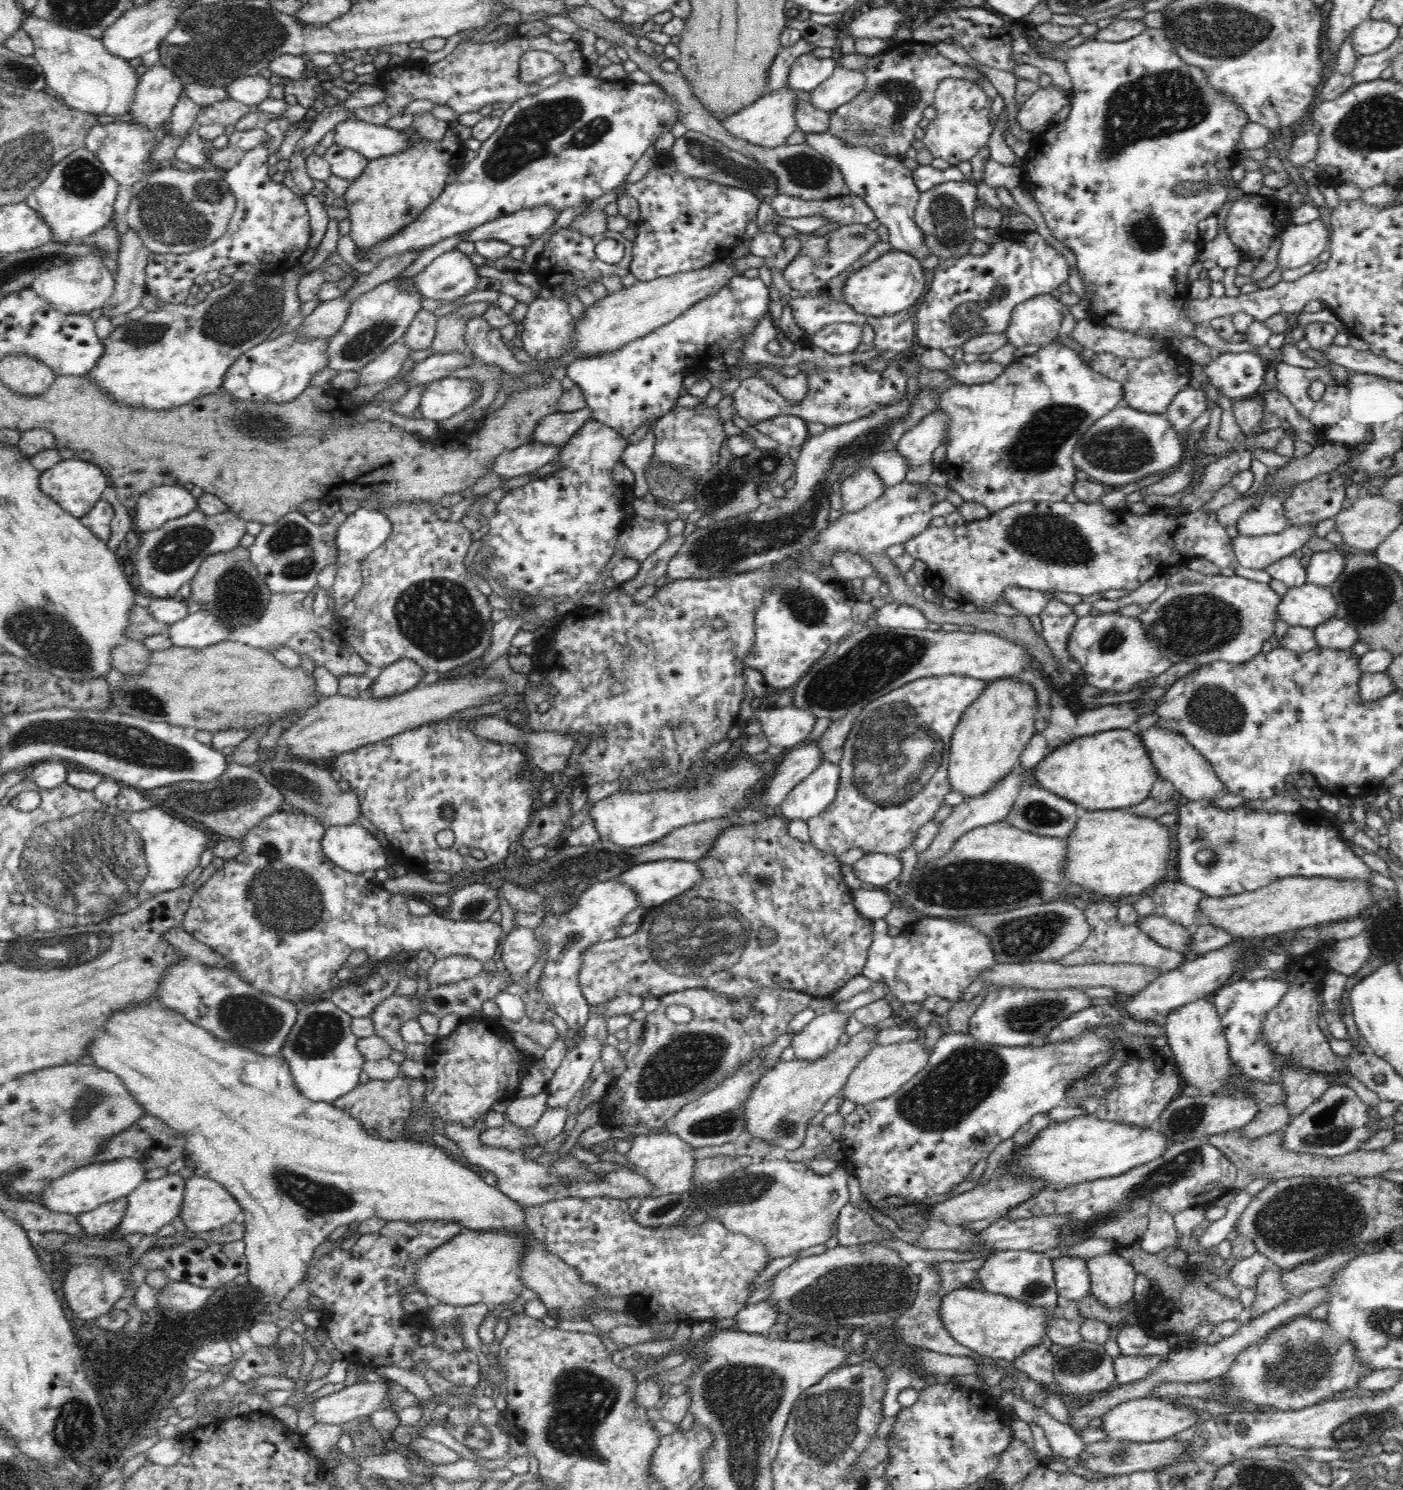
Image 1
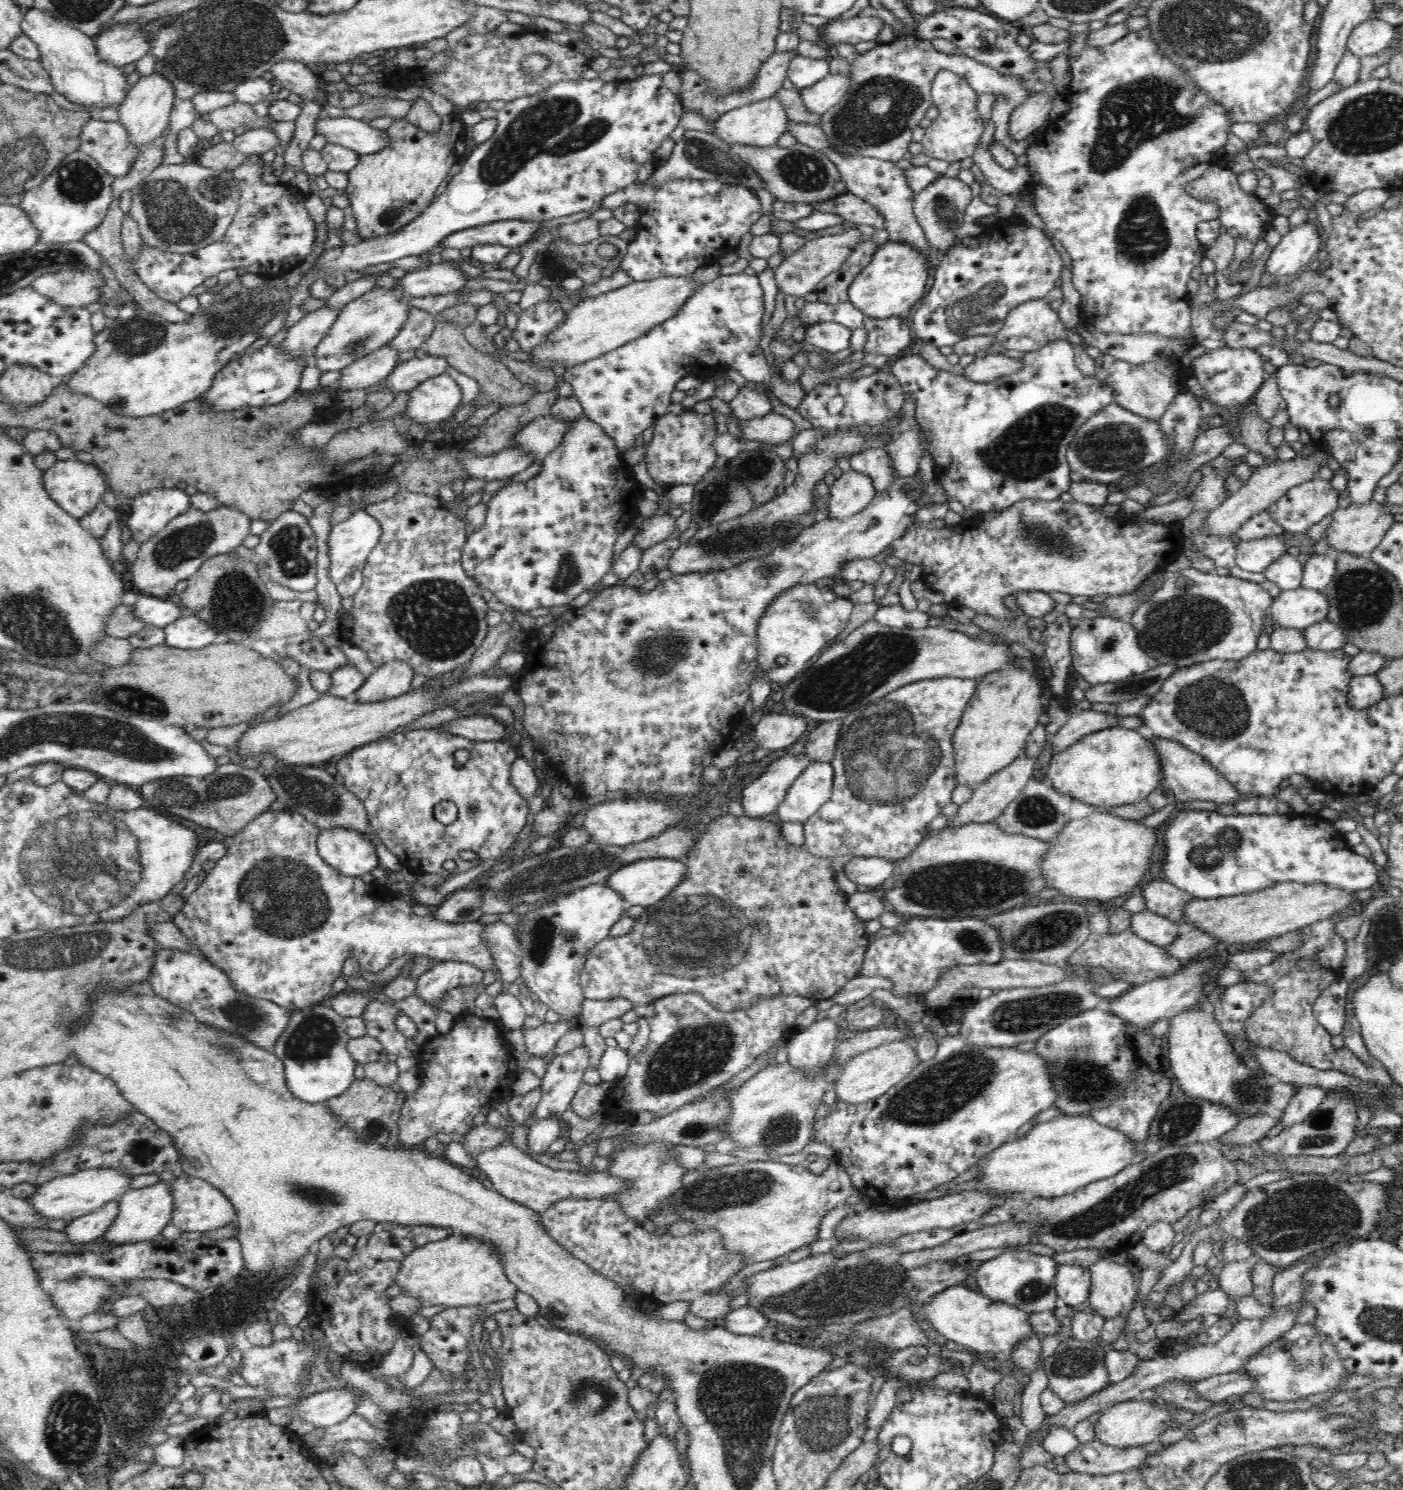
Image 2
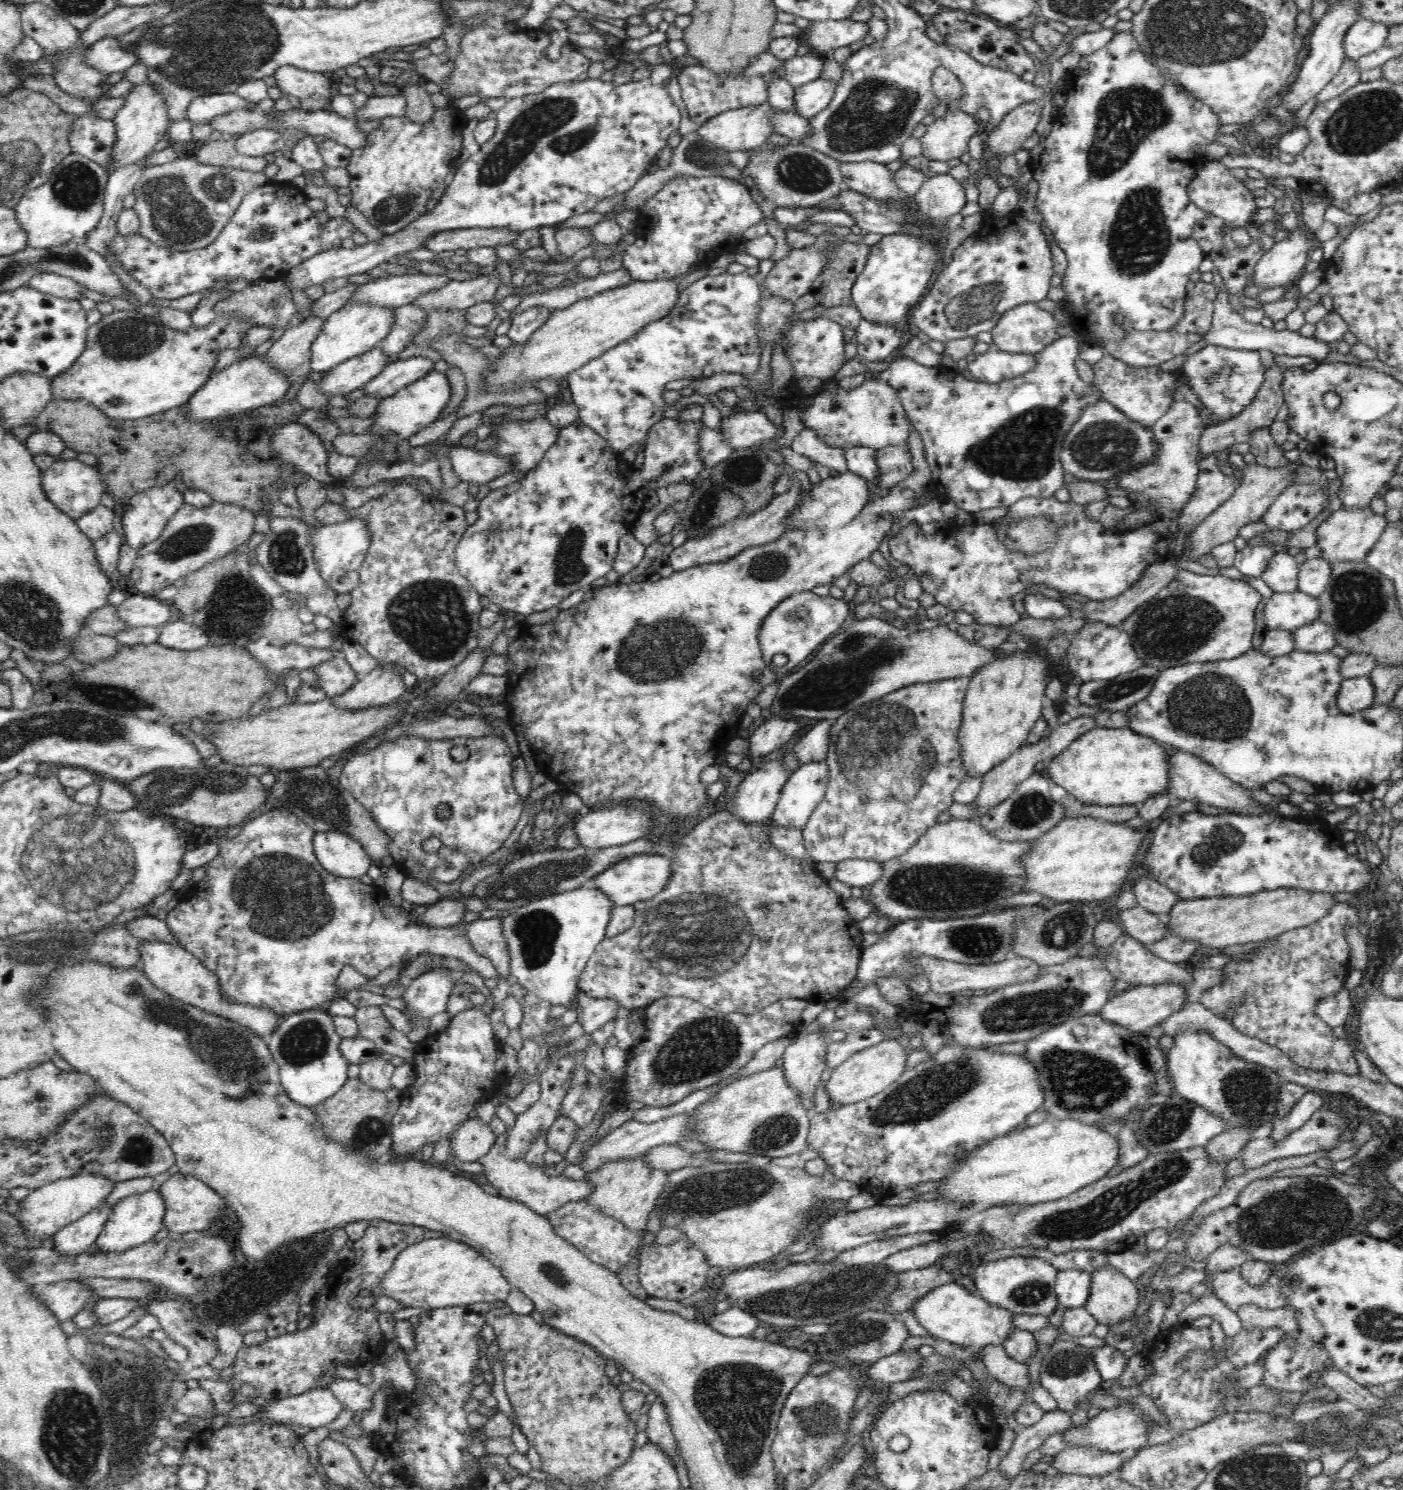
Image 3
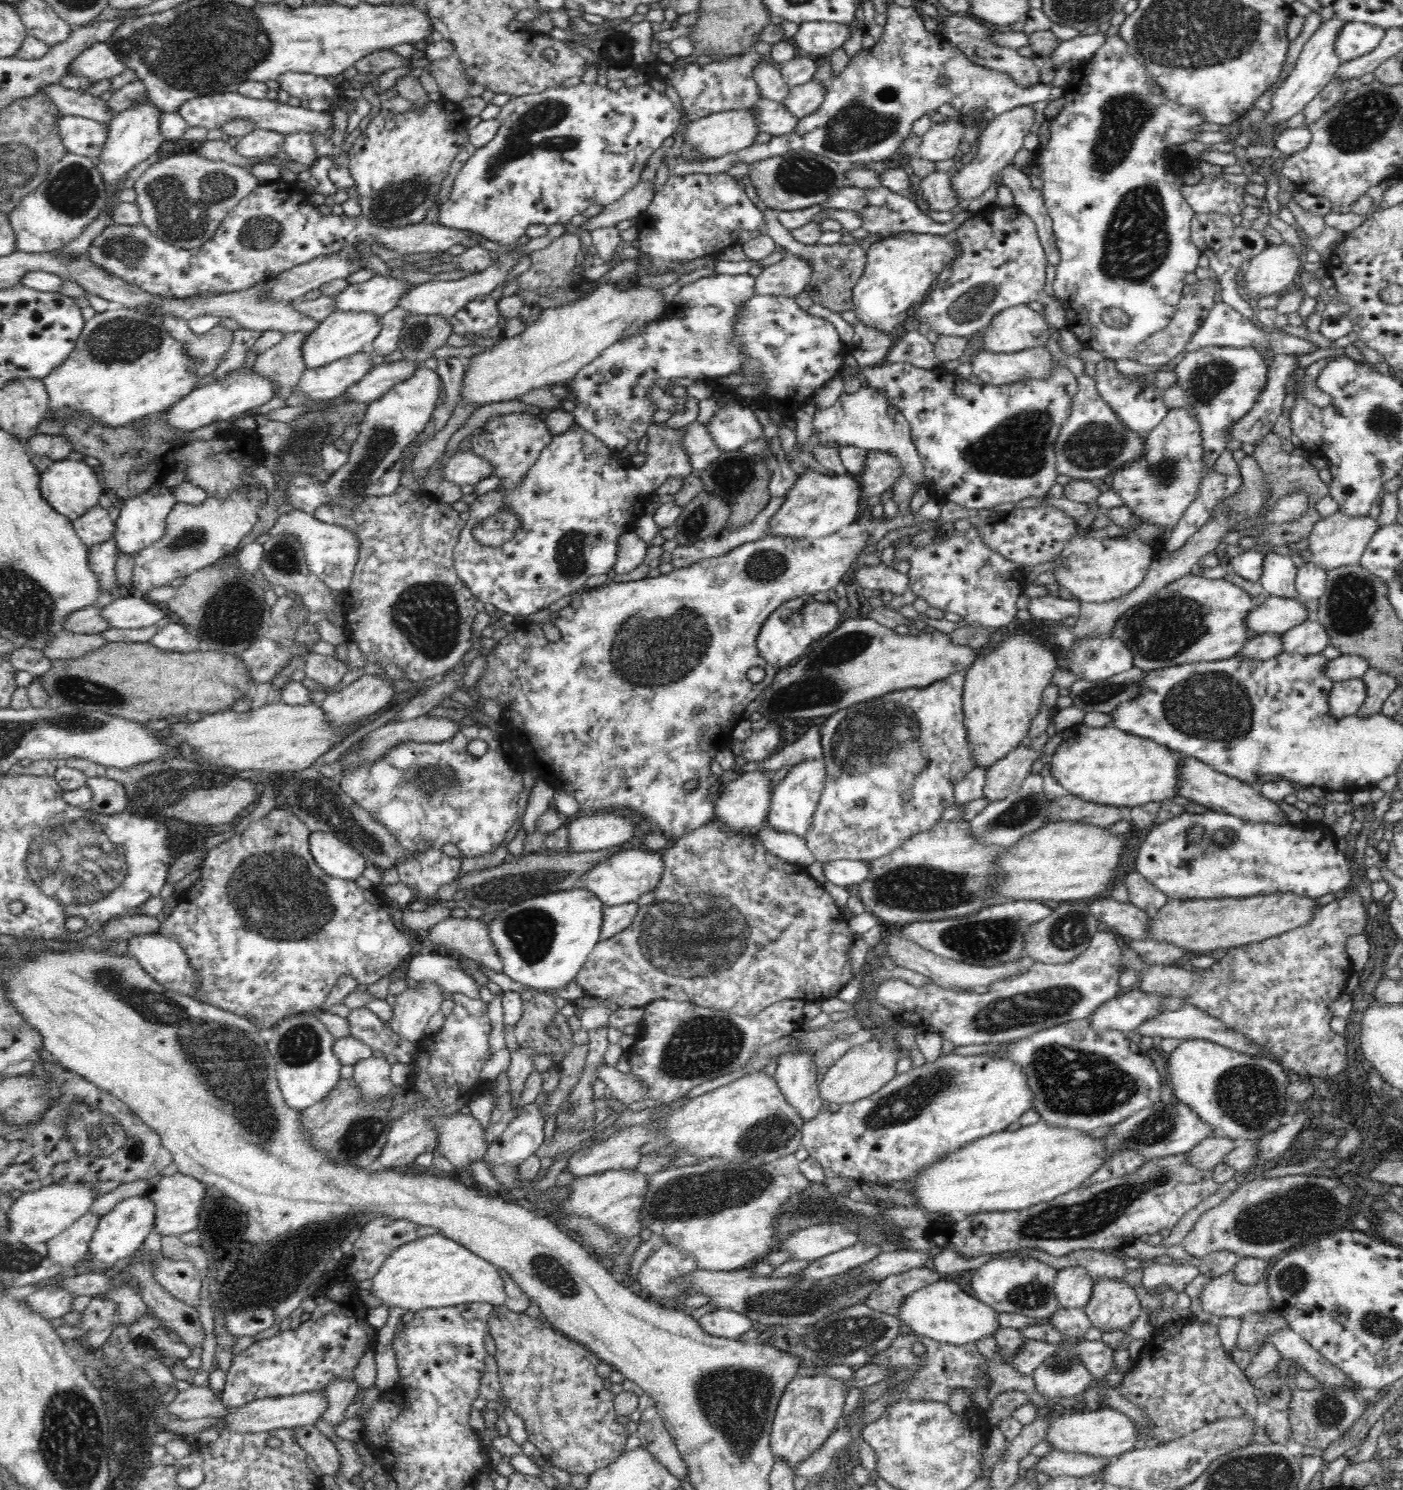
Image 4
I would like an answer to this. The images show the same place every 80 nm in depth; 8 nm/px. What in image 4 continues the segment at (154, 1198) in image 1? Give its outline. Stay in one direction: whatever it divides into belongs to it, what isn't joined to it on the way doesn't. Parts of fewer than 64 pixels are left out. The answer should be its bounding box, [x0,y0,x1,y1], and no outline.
[86,1193,156,1271]

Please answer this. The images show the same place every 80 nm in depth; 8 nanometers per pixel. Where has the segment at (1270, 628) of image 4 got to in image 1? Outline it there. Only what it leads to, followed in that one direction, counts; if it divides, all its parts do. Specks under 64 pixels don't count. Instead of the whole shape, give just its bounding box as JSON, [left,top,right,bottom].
[1278,586,1338,628]

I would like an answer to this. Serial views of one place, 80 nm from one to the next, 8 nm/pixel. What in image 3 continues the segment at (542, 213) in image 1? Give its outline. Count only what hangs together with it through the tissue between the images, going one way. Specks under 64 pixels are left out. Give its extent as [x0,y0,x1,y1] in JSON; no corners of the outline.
[423,228,520,253]

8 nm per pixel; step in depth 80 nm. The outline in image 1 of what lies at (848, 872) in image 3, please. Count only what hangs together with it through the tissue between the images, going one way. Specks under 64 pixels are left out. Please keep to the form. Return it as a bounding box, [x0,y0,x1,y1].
[853,853,902,889]

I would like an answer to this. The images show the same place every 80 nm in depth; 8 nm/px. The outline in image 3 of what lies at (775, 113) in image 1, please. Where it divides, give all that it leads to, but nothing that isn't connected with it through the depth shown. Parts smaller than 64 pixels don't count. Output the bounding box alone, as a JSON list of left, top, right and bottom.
[696,101,776,153]

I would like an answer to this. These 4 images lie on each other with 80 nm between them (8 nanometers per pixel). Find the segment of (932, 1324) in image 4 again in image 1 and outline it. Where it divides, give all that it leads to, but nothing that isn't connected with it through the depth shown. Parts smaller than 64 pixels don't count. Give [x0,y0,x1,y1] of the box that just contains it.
[940,1287,1052,1363]

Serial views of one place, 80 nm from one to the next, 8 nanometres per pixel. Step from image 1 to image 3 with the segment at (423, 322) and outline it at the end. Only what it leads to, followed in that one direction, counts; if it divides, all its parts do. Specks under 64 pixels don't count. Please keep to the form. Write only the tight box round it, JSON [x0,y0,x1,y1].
[378,303,428,355]

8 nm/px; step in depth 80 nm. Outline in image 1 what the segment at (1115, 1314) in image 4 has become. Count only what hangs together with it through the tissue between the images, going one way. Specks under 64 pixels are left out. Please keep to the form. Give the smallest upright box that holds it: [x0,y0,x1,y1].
[1087,1251,1137,1308]

